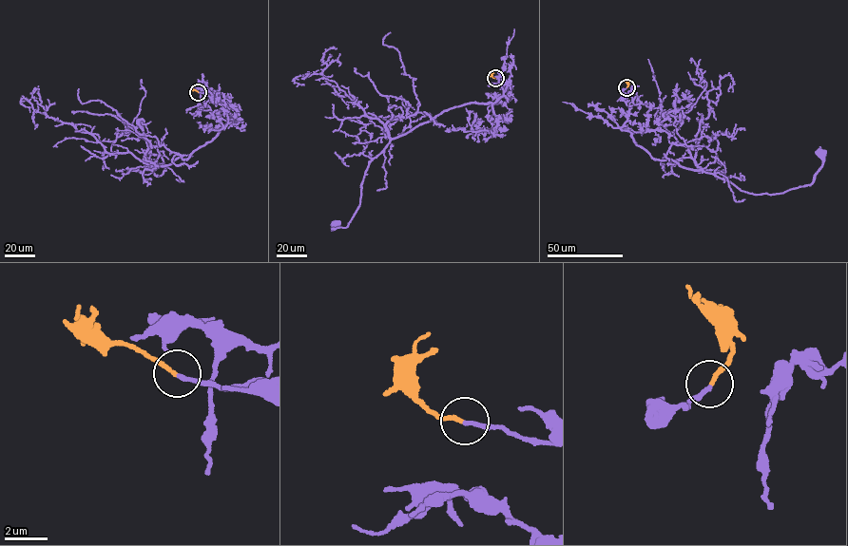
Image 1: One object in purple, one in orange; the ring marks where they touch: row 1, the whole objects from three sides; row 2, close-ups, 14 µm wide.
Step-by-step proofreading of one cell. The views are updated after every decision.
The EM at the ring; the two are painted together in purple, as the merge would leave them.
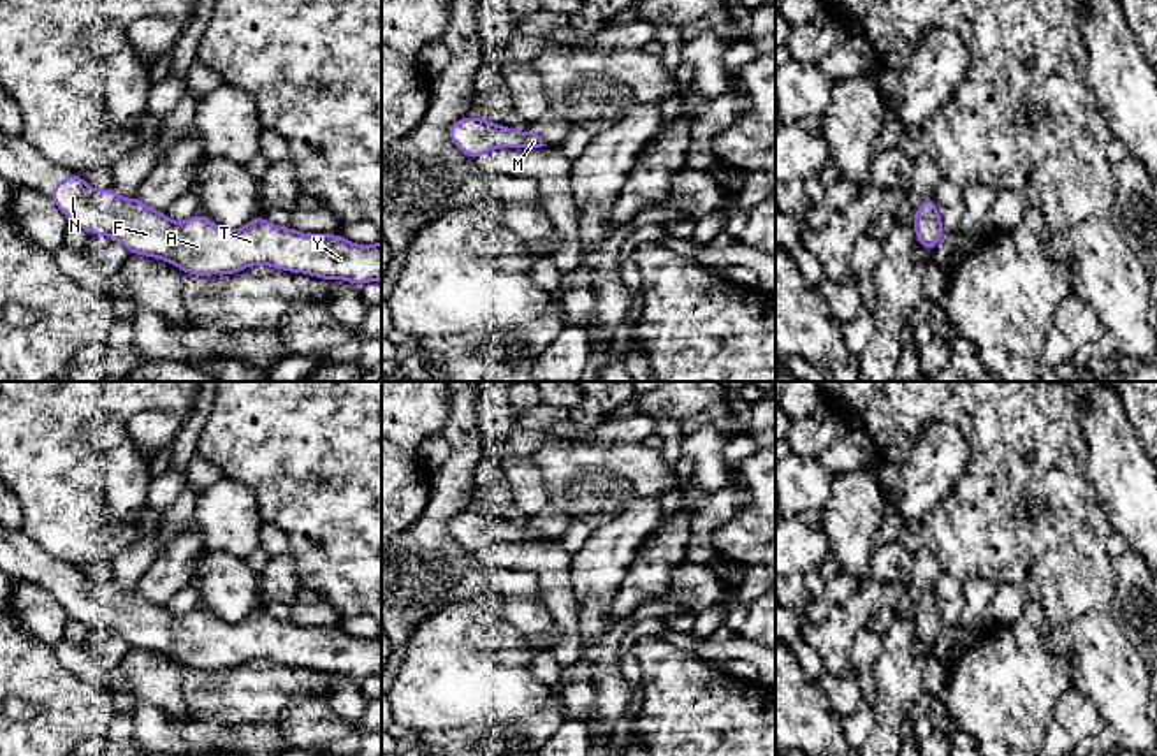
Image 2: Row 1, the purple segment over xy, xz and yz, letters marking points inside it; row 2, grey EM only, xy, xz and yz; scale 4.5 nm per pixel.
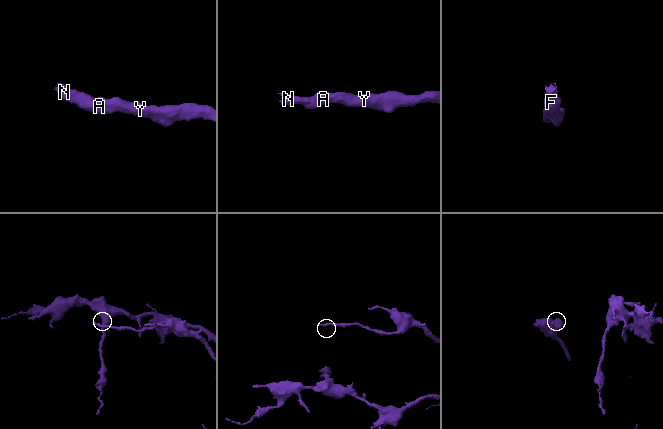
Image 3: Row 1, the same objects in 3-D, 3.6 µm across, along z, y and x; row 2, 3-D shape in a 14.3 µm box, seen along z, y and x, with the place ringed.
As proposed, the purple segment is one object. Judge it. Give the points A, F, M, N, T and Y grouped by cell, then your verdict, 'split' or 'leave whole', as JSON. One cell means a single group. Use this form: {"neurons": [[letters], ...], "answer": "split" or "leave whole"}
{"neurons": [["A", "F", "M", "N", "T", "Y"]], "answer": "leave whole"}

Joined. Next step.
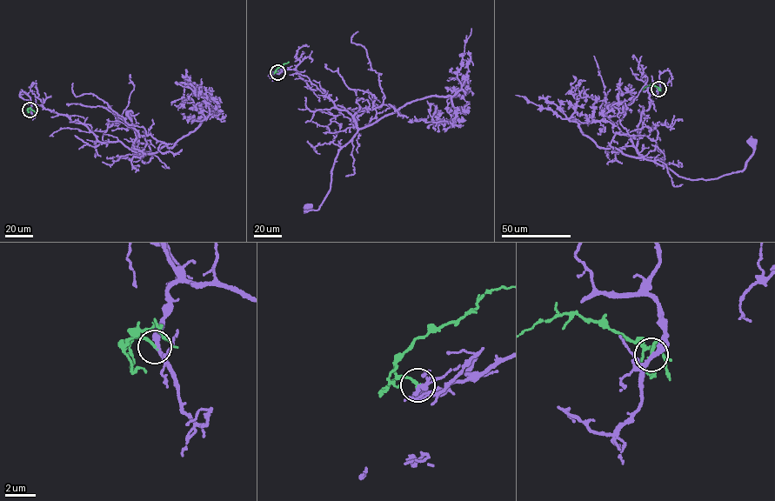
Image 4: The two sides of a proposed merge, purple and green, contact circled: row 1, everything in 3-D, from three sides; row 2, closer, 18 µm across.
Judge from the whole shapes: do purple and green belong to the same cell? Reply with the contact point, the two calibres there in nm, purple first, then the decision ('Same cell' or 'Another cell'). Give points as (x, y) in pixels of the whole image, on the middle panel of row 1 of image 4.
Place: (277, 72). Thickness 300 nm (purple) against 180 nm. Same cell

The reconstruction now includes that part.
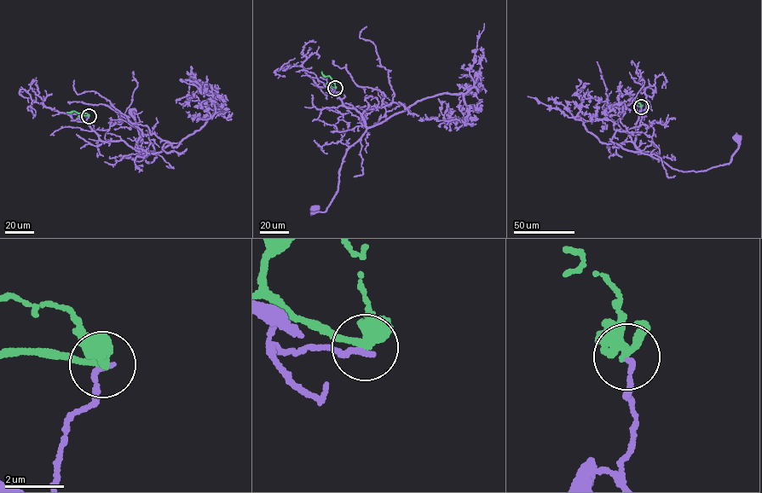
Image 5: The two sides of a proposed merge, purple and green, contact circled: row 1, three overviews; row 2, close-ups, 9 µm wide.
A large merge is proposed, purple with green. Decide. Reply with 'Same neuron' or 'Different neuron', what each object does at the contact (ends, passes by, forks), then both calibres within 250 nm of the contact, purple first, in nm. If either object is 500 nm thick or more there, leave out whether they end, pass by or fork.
Different neuron. At the ring purple ends. At the ring green passes by. Thickness 200 nm (purple) against 360 nm

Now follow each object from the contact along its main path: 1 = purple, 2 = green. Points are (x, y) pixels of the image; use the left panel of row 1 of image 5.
1: (89, 116), (100, 139), (124, 141), (149, 153), (150, 163), (154, 148), (143, 142), (133, 113)
2: (89, 116), (75, 111), (66, 112)

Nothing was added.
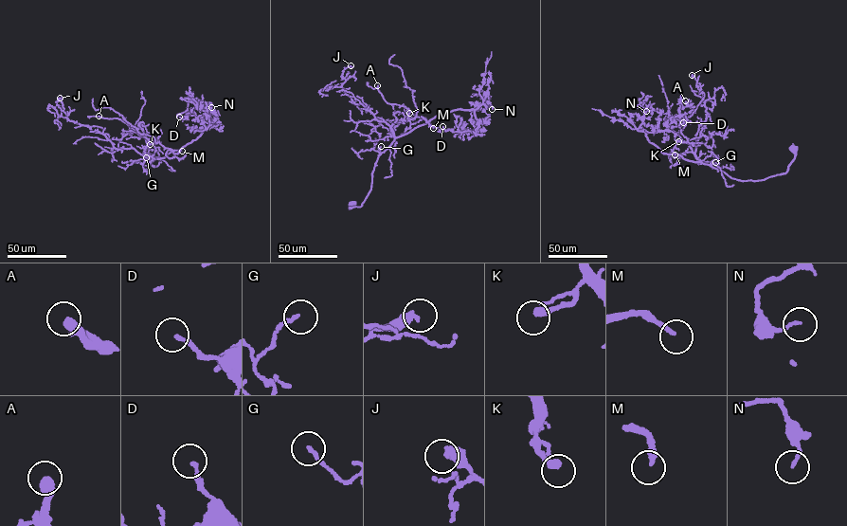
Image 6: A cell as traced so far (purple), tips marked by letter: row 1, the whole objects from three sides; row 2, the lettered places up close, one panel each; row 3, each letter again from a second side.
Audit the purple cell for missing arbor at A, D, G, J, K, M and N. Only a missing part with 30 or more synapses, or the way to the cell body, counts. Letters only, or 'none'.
A, M

